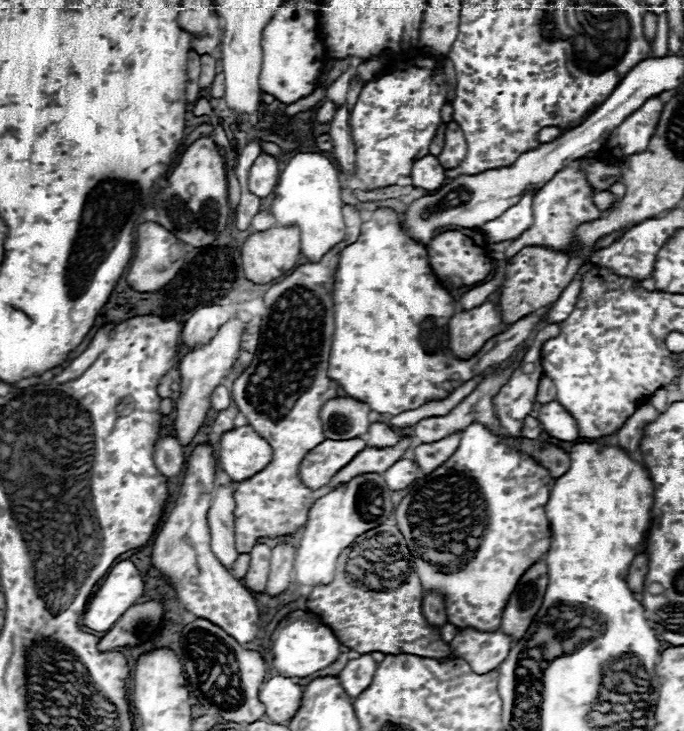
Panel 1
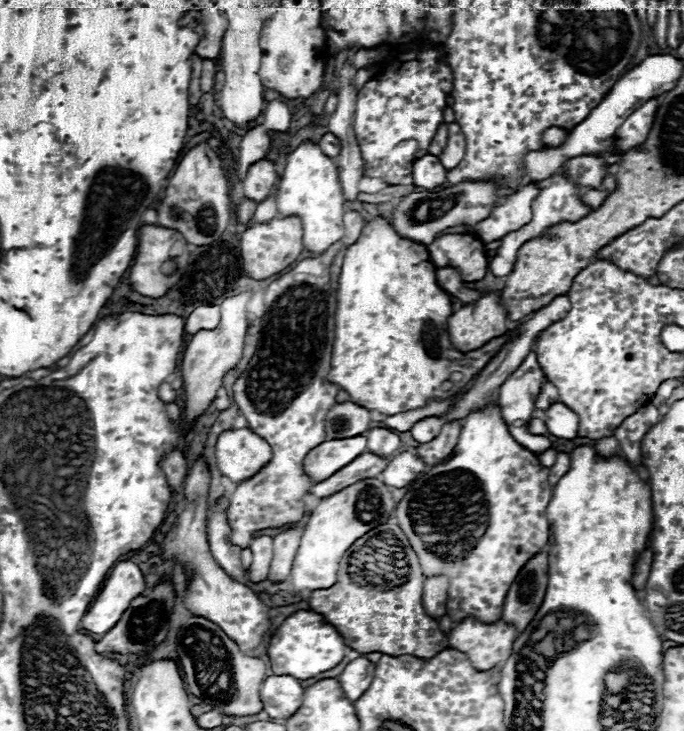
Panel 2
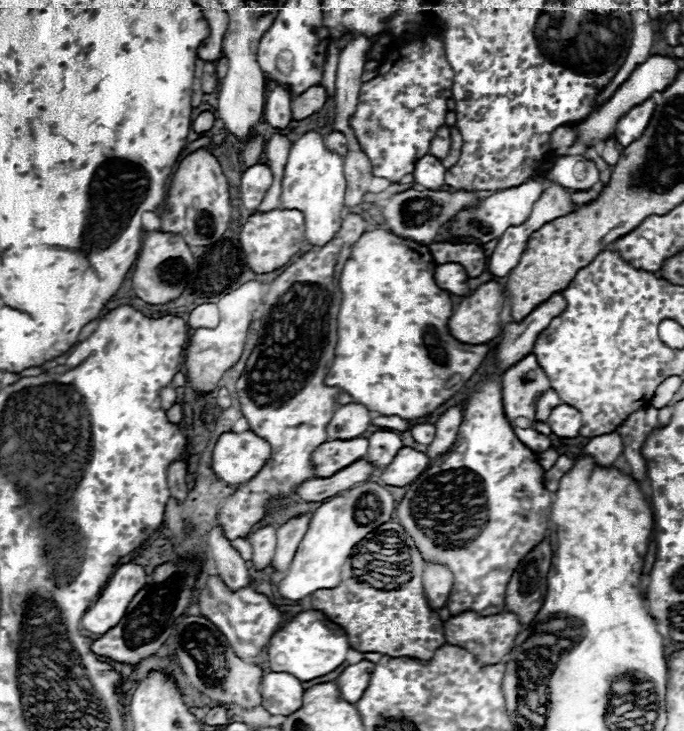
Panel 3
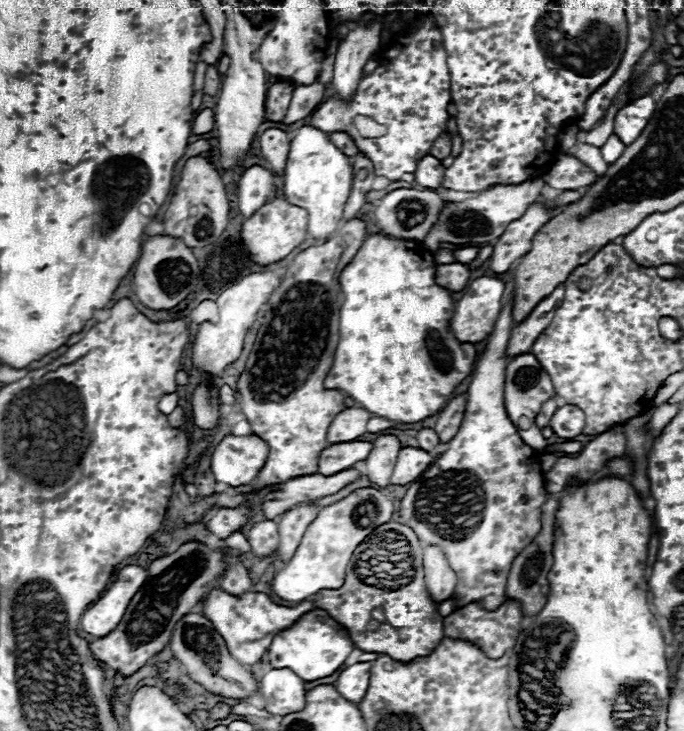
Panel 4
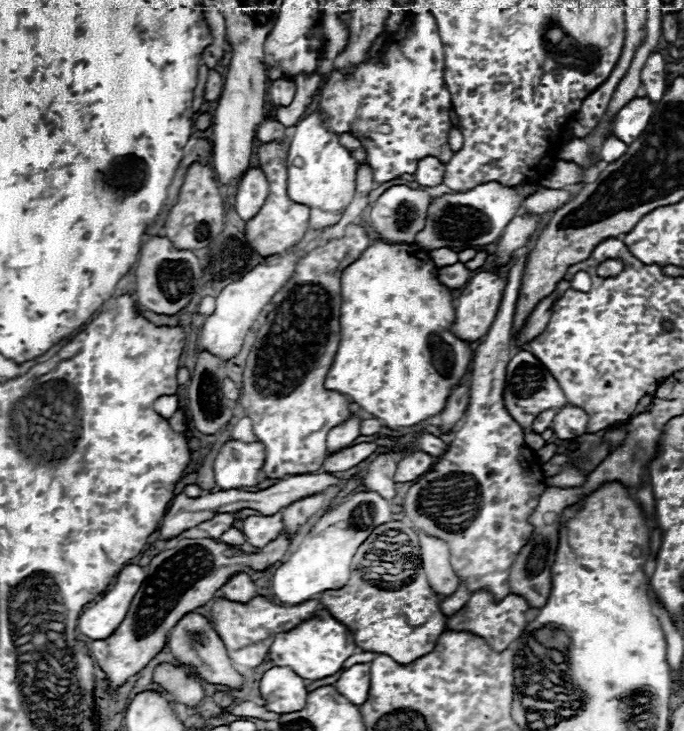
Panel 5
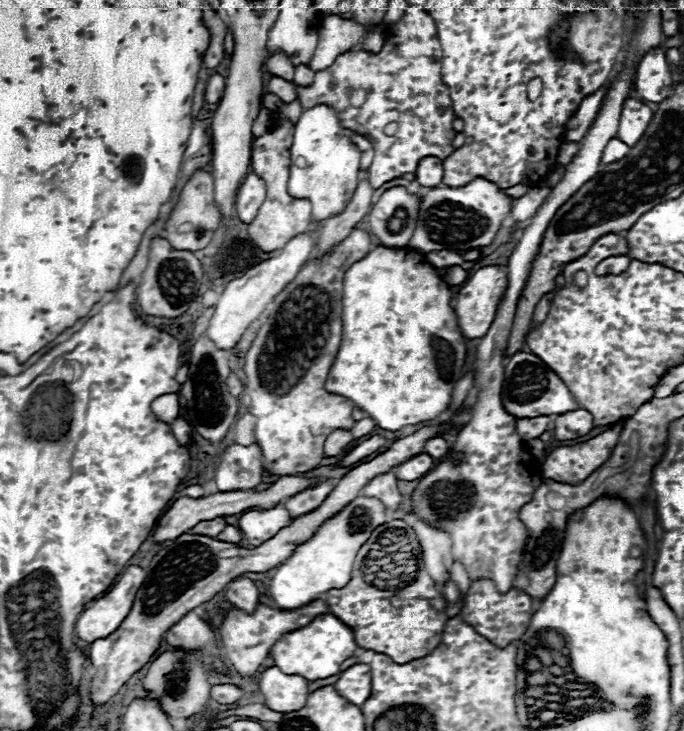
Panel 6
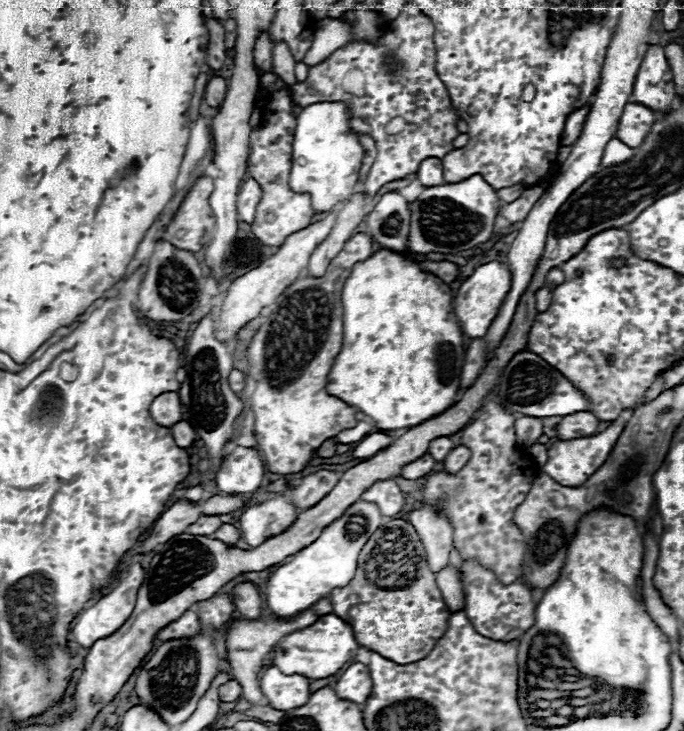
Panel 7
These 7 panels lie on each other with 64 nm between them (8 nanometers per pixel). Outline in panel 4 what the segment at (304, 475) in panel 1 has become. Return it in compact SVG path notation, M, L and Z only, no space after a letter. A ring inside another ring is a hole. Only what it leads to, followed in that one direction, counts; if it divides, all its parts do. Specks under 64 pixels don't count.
M354 440L350 444L328 446L322 450L322 456L318 460L318 474L330 476L330 474L336 474L340 470L348 470L354 464L366 460L370 450L372 450L372 444L362 442L362 440Z

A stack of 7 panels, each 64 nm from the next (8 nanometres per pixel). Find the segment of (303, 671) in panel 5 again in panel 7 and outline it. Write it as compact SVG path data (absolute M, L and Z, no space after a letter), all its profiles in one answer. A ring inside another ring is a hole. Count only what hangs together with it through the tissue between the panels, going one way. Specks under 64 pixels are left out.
M326 614L320 616L312 626L284 636L274 648L274 666L286 674L302 674L312 680L320 680L336 674L346 662L352 662L358 648L360 644L356 642L350 624L336 614Z

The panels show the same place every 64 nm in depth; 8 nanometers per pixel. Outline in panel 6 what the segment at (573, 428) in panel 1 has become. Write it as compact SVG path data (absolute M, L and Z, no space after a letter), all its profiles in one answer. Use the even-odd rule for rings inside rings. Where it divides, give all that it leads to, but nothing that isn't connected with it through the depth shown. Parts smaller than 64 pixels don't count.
M586 410L578 412L566 412L566 416L558 416L554 424L556 440L576 440L580 436L586 436L594 428L594 418Z

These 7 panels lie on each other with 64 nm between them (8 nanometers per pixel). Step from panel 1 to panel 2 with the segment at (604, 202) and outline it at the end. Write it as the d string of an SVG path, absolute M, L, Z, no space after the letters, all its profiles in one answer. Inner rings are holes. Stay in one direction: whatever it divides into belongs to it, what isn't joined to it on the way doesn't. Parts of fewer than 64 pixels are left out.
M590 188L590 190L586 190L586 192L580 196L580 200L582 200L584 204L592 206L592 208L598 208L598 206L604 202L606 194L608 194L608 192L600 192L600 190L594 190L594 188Z

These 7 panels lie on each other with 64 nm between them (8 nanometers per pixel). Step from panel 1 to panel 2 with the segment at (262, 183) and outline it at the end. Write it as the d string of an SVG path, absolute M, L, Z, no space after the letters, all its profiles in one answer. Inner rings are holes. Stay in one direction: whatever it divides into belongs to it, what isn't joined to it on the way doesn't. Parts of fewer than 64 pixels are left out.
M258 160L248 168L246 178L242 182L244 196L254 202L262 202L270 194L274 184L276 184L274 164L270 160Z

